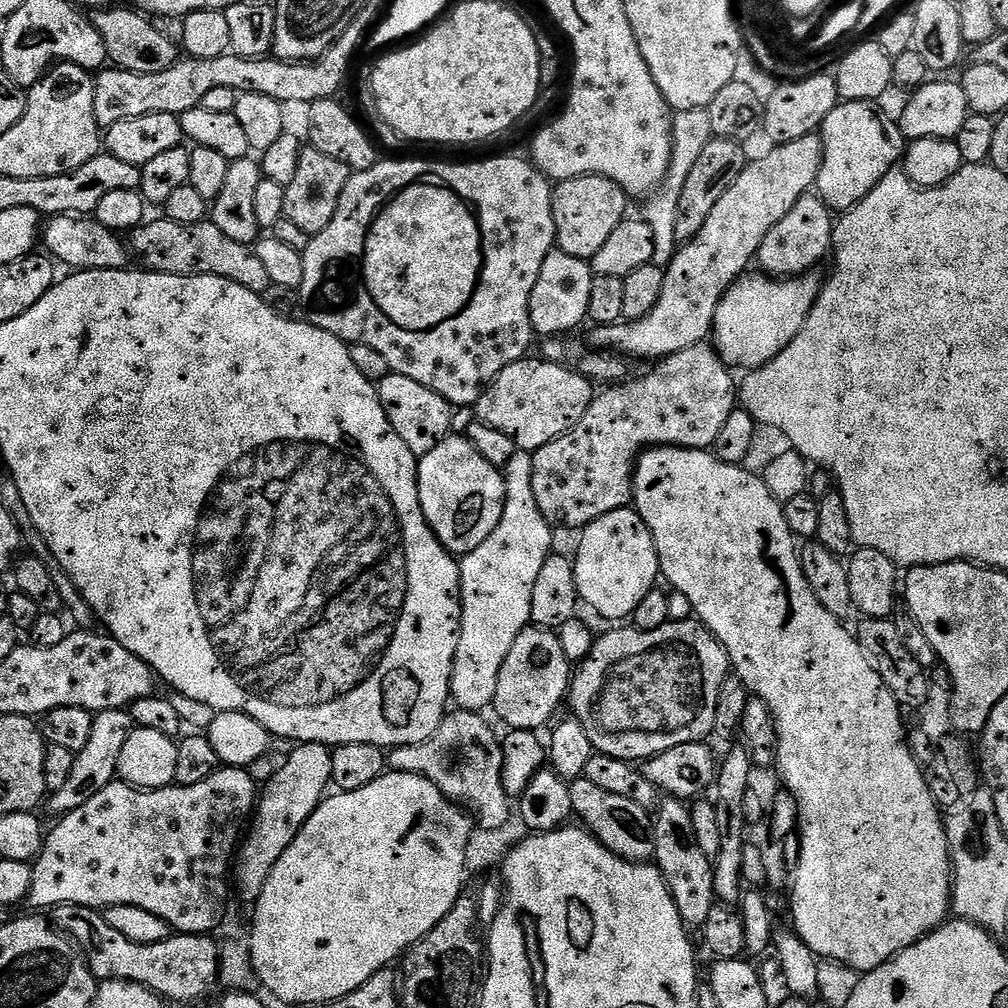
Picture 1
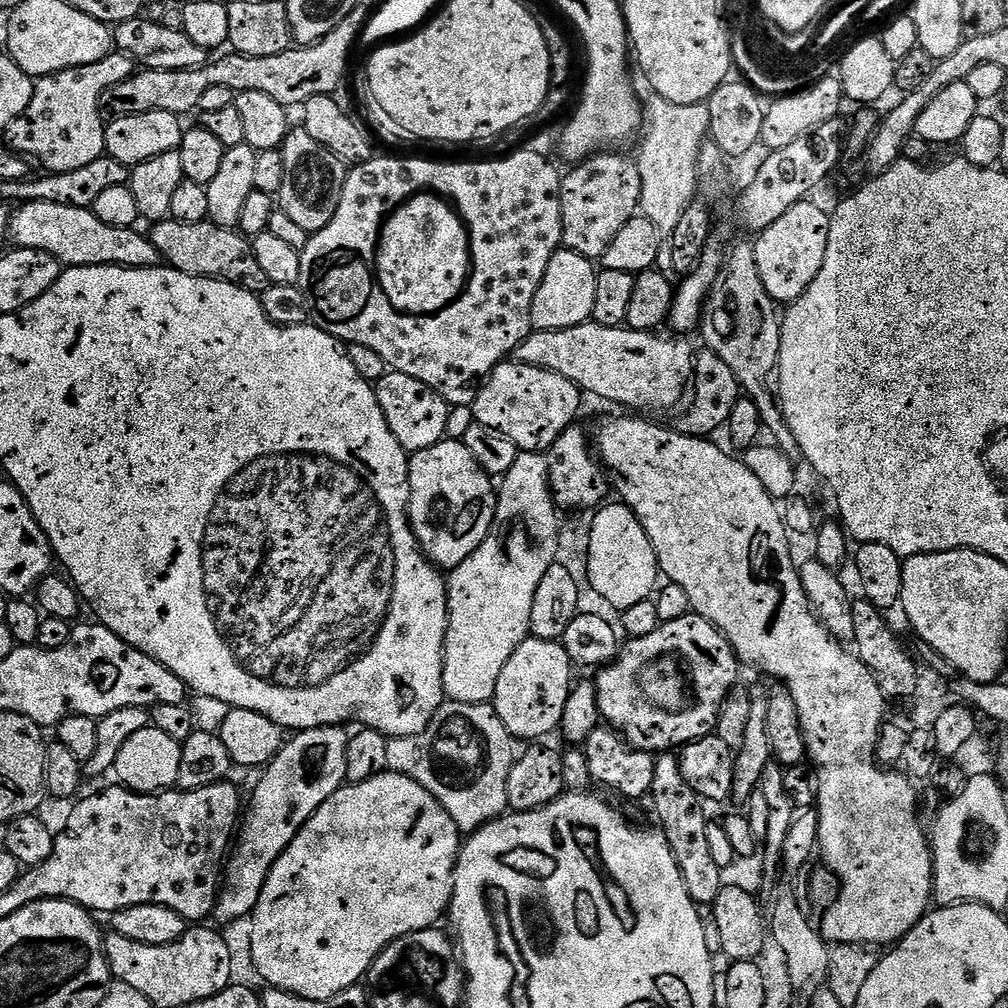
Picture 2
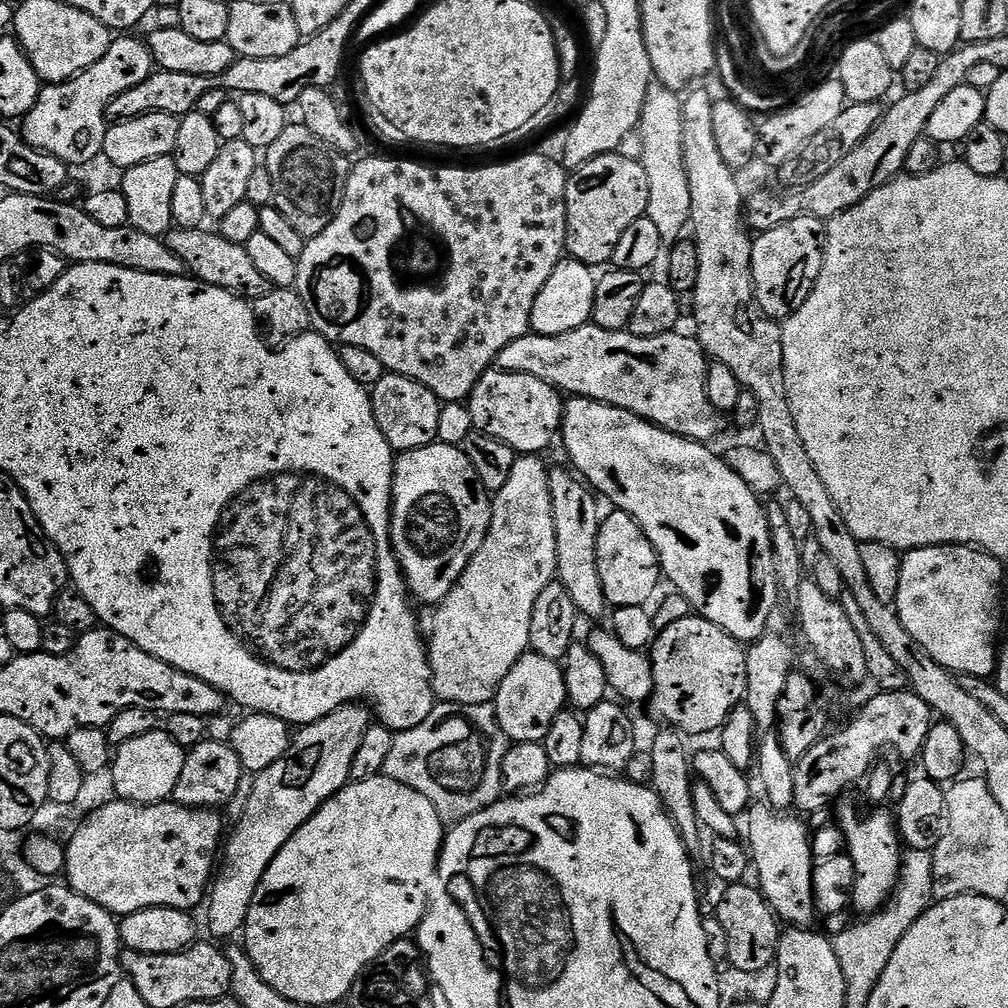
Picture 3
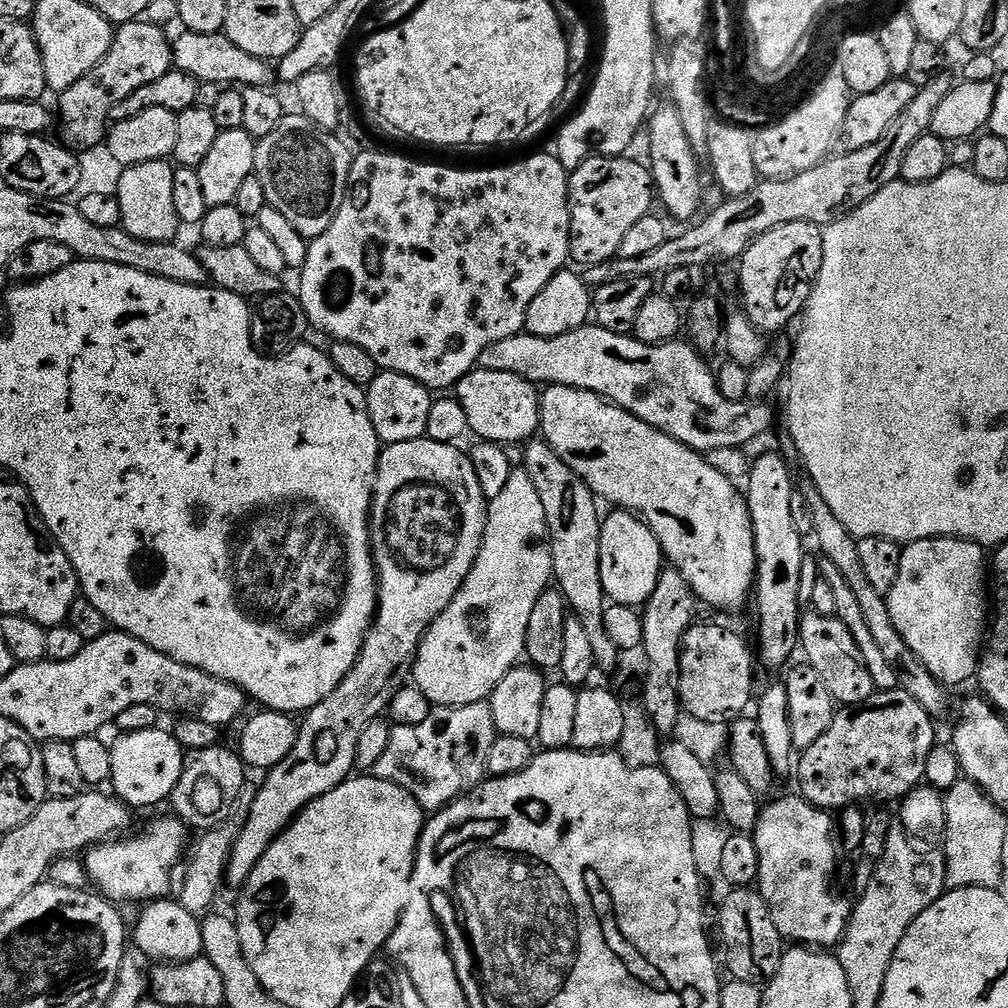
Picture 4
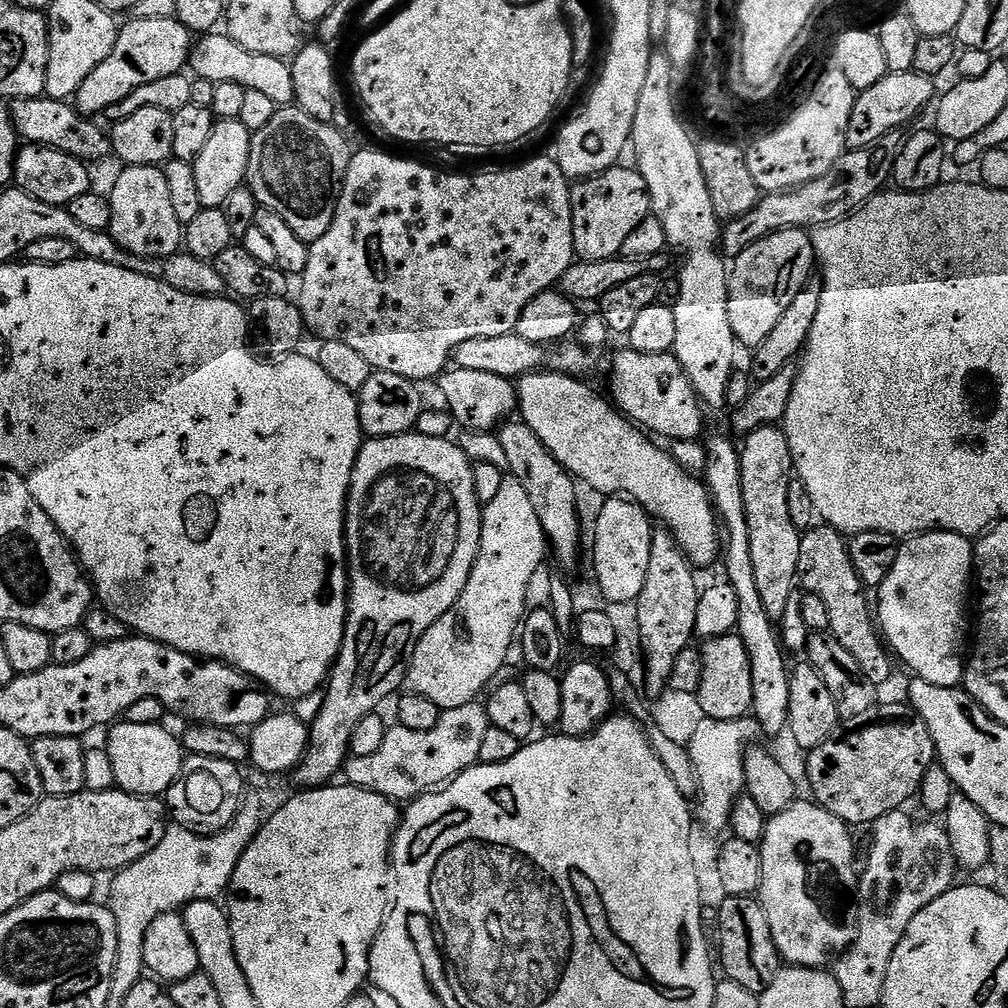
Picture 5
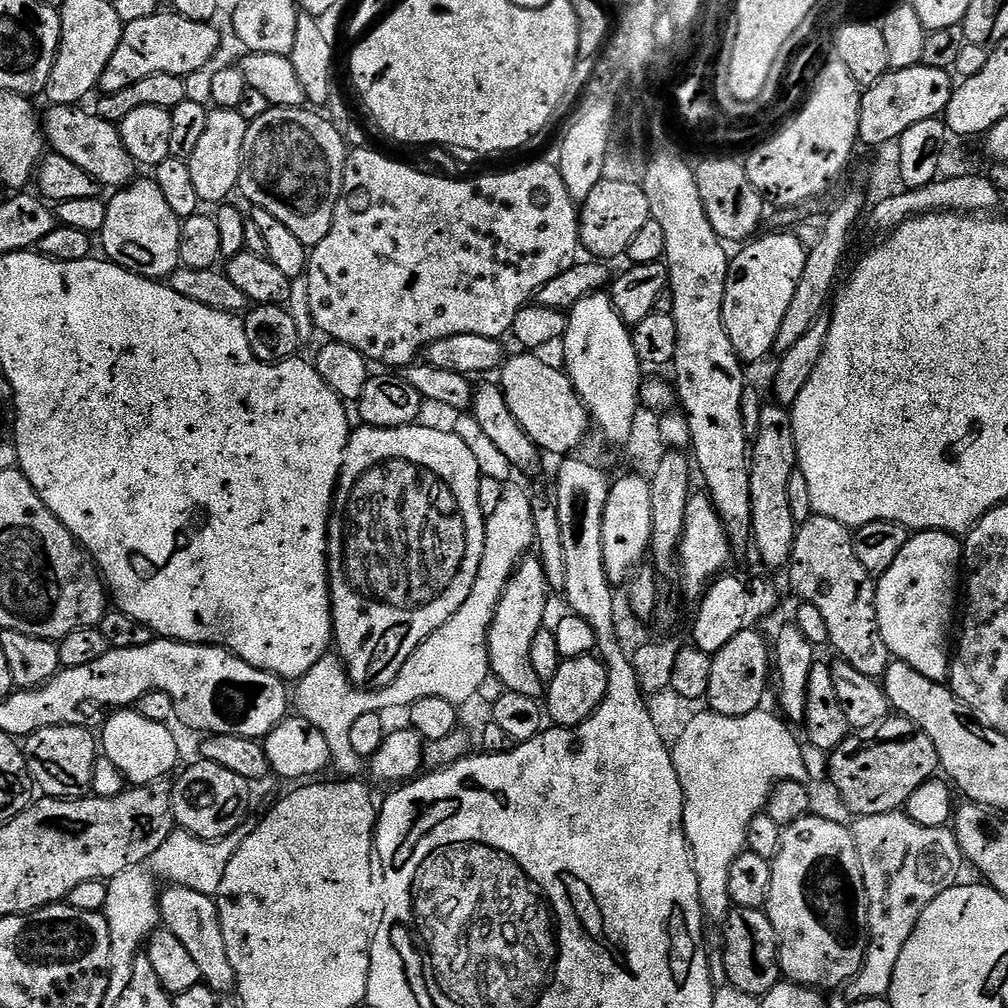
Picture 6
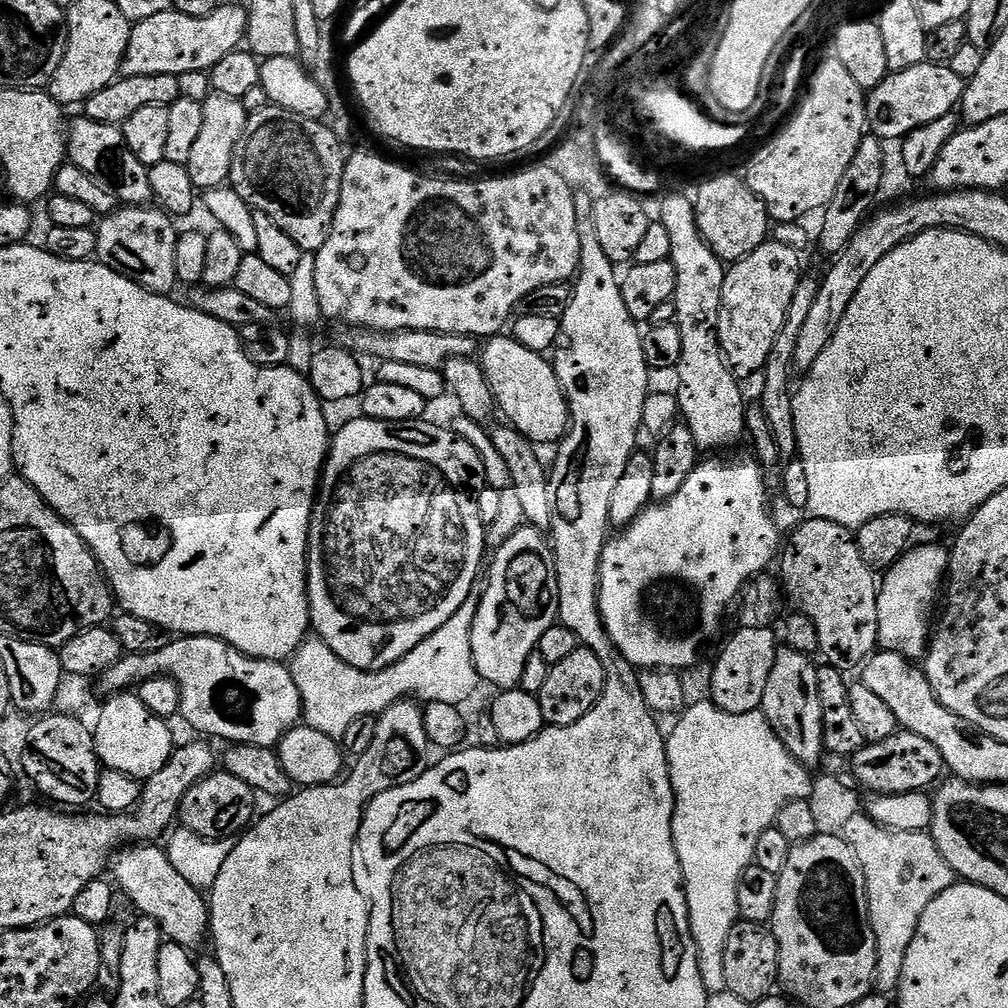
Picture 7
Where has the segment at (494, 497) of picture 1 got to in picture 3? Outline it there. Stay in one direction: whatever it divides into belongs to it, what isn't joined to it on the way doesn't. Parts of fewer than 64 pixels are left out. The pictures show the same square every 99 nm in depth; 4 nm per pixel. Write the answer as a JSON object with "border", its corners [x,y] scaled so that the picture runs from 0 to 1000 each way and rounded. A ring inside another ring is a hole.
{"border":[[[434,438],[422,444],[398,448],[391,456],[393,465],[389,471],[389,546],[397,559],[405,586],[414,596],[432,601],[446,589],[446,585],[458,573],[462,562],[474,550],[484,529],[488,513],[488,496],[478,482],[466,454],[459,443]]]}

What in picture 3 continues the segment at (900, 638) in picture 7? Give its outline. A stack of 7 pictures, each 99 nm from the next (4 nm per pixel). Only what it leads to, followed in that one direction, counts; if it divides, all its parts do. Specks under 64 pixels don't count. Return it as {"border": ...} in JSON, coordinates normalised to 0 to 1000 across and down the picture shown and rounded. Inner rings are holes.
{"border":[[[932,540],[927,543],[907,544],[898,549],[894,556],[894,580],[887,602],[899,625],[903,626],[907,635],[941,667],[949,670],[966,669],[972,674],[979,674],[982,659],[979,659],[972,649],[972,635],[986,635],[992,627],[995,559],[976,545],[958,540]]]}

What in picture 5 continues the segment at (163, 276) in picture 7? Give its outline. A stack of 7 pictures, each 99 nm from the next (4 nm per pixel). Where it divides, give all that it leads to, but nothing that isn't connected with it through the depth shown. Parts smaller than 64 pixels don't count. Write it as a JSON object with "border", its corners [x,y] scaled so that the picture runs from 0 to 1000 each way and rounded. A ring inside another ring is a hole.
{"border":[[[123,165],[118,168],[111,190],[106,191],[109,200],[109,224],[107,229],[121,248],[134,254],[165,256],[181,246],[181,223],[173,212],[165,173],[159,165]]]}

